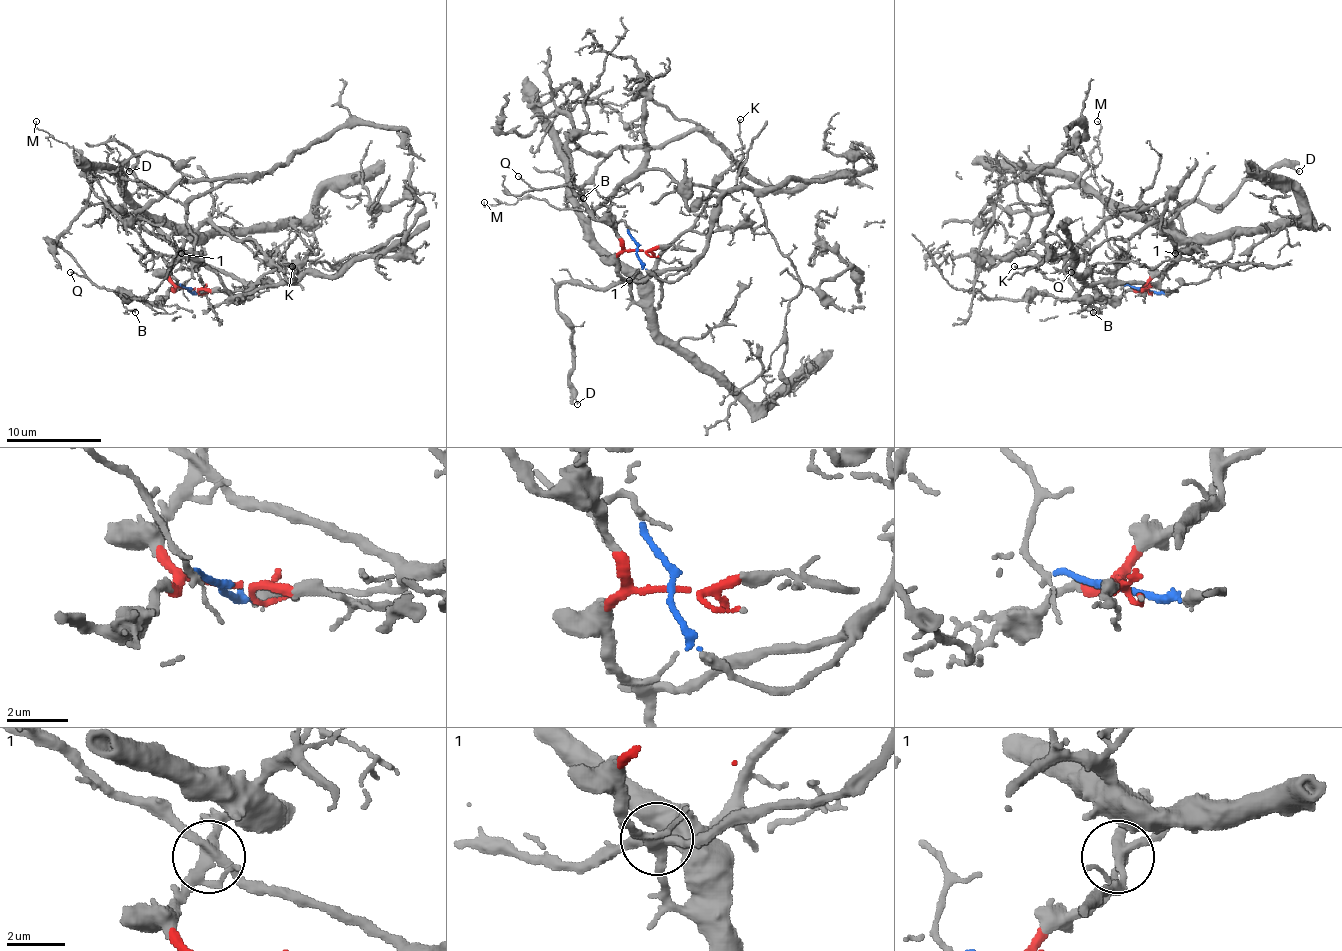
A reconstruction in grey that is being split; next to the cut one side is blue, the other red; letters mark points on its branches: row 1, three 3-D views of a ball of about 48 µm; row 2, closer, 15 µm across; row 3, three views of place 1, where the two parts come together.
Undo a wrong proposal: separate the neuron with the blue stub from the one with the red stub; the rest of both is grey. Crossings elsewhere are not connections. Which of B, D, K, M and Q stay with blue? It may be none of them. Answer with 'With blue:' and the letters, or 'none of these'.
With blue: D, M

